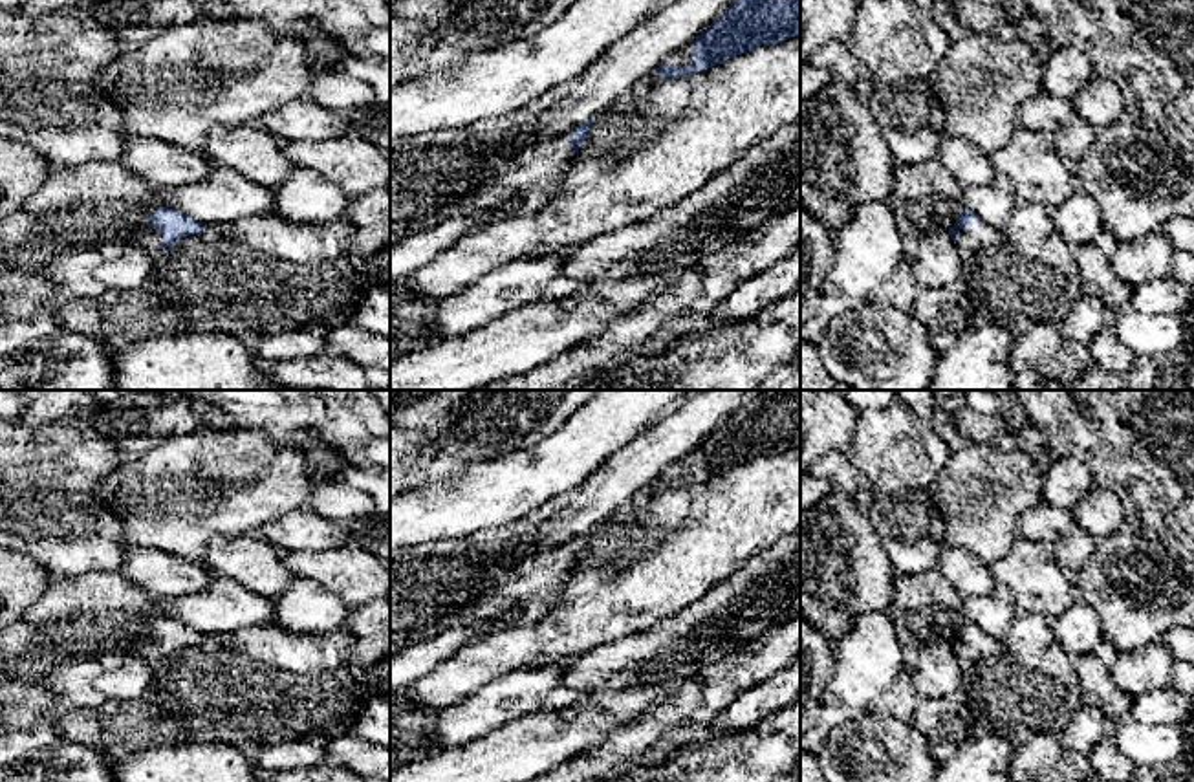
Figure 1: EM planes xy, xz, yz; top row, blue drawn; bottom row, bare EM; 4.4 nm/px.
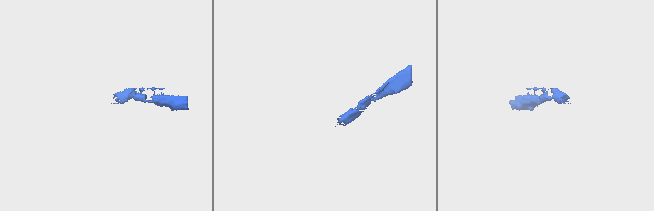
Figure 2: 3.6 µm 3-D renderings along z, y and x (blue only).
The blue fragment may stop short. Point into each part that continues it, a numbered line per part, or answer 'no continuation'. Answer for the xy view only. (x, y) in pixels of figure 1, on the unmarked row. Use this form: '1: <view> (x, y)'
1: xy (152, 649)

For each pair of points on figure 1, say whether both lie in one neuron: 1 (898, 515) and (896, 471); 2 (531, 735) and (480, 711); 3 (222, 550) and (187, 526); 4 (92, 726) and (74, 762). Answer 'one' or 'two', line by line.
1: two
2: two
3: two
4: two

